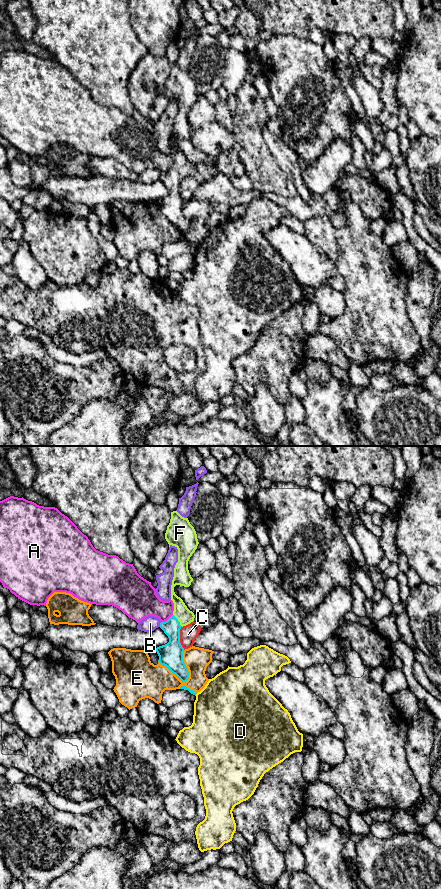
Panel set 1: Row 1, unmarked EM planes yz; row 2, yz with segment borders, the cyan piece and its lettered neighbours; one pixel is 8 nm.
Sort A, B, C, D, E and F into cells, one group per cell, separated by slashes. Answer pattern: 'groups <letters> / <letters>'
groups A / B / C / D / E / F

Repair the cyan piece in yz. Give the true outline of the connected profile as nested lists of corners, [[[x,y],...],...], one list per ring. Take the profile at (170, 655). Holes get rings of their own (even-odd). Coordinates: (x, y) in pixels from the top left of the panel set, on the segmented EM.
[[[177,511],[171,512],[171,519],[169,525],[167,526],[165,539],[168,542],[169,547],[172,545],[178,549],[178,562],[176,563],[174,568],[174,577],[171,585],[171,600],[174,603],[174,611],[173,615],[167,621],[160,623],[160,628],[168,636],[169,642],[165,645],[157,647],[155,651],[159,656],[158,662],[161,665],[166,666],[182,682],[186,682],[189,678],[189,671],[183,661],[184,648],[180,643],[180,629],[183,626],[186,626],[193,622],[195,615],[187,608],[183,600],[175,594],[174,587],[176,585],[189,587],[191,585],[193,578],[191,577],[188,570],[188,561],[197,549],[199,542],[197,539],[196,531],[194,527],[190,524],[188,518],[182,517]]]

